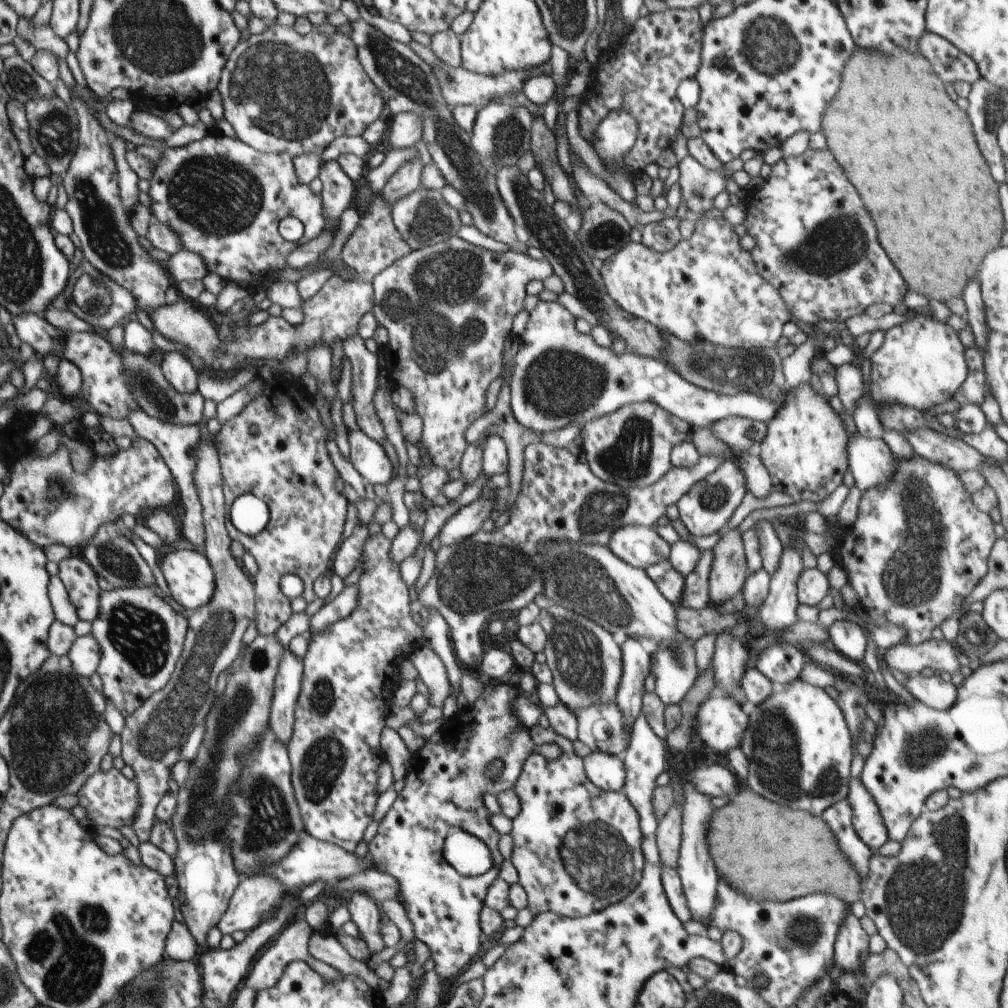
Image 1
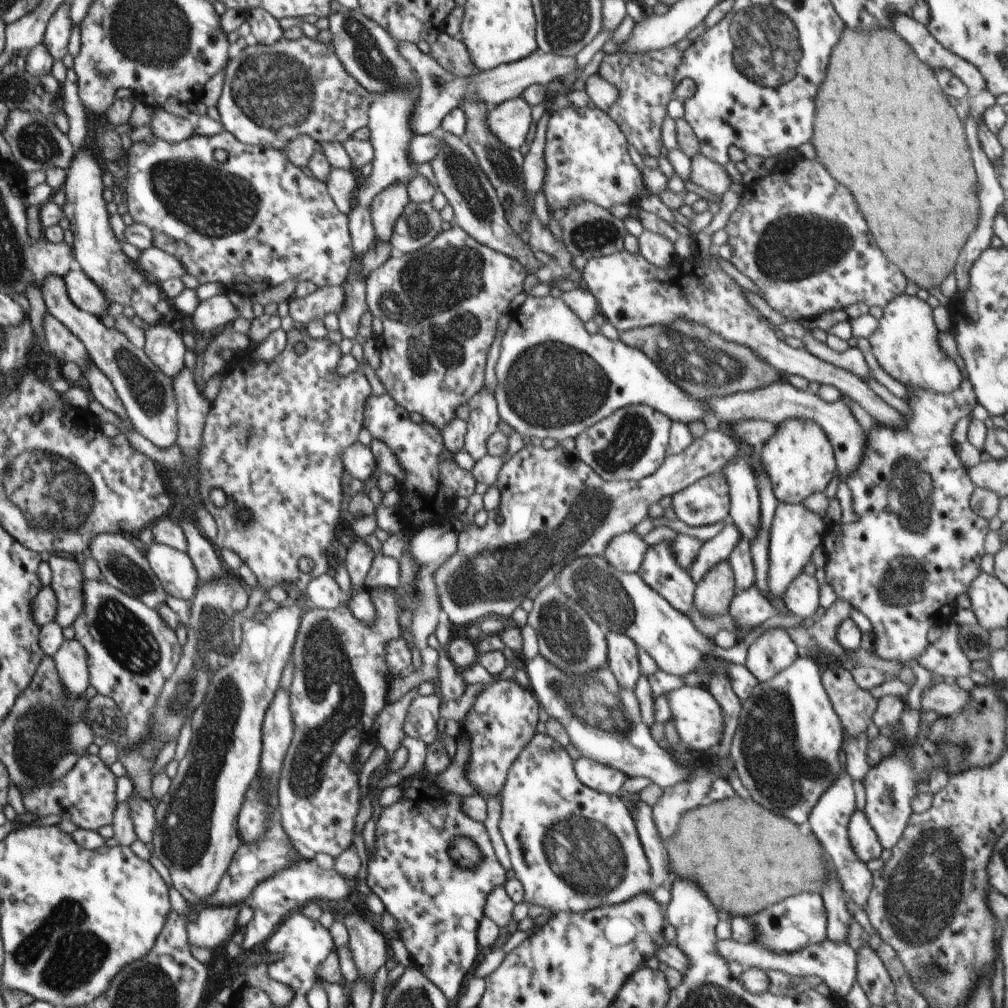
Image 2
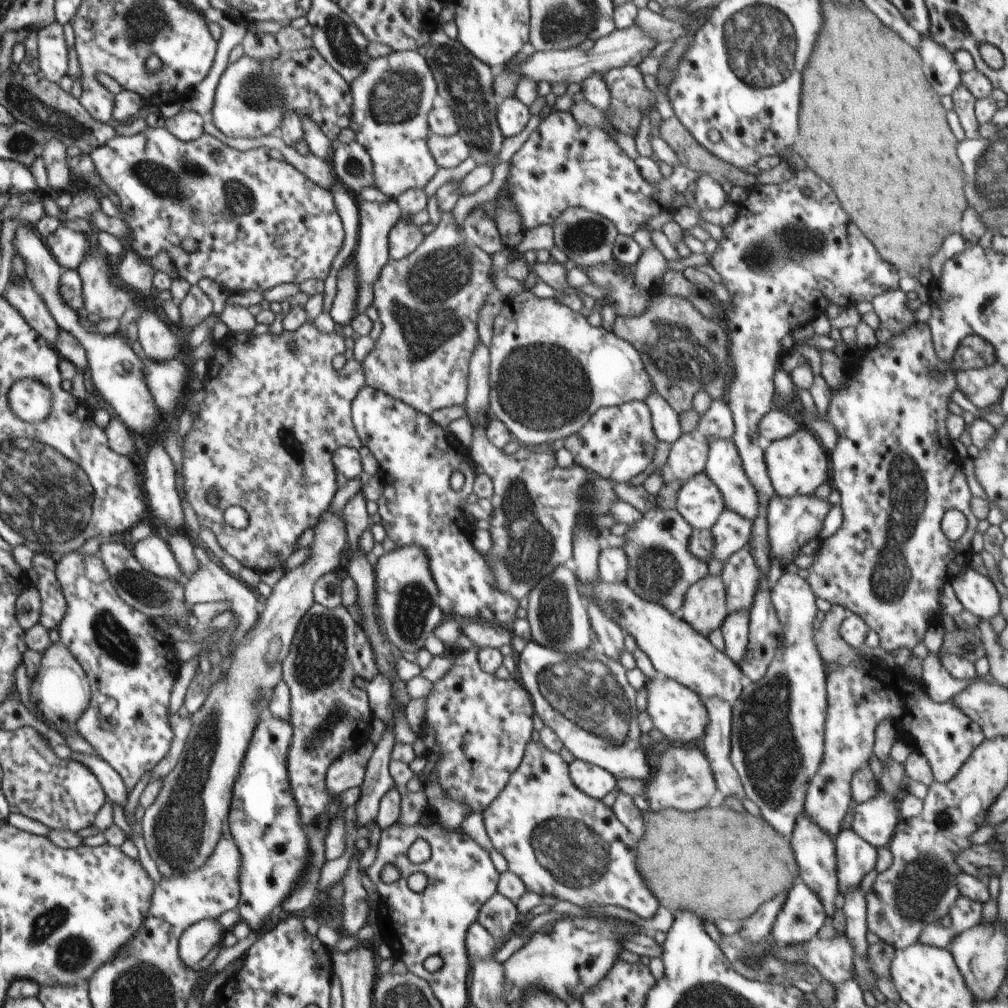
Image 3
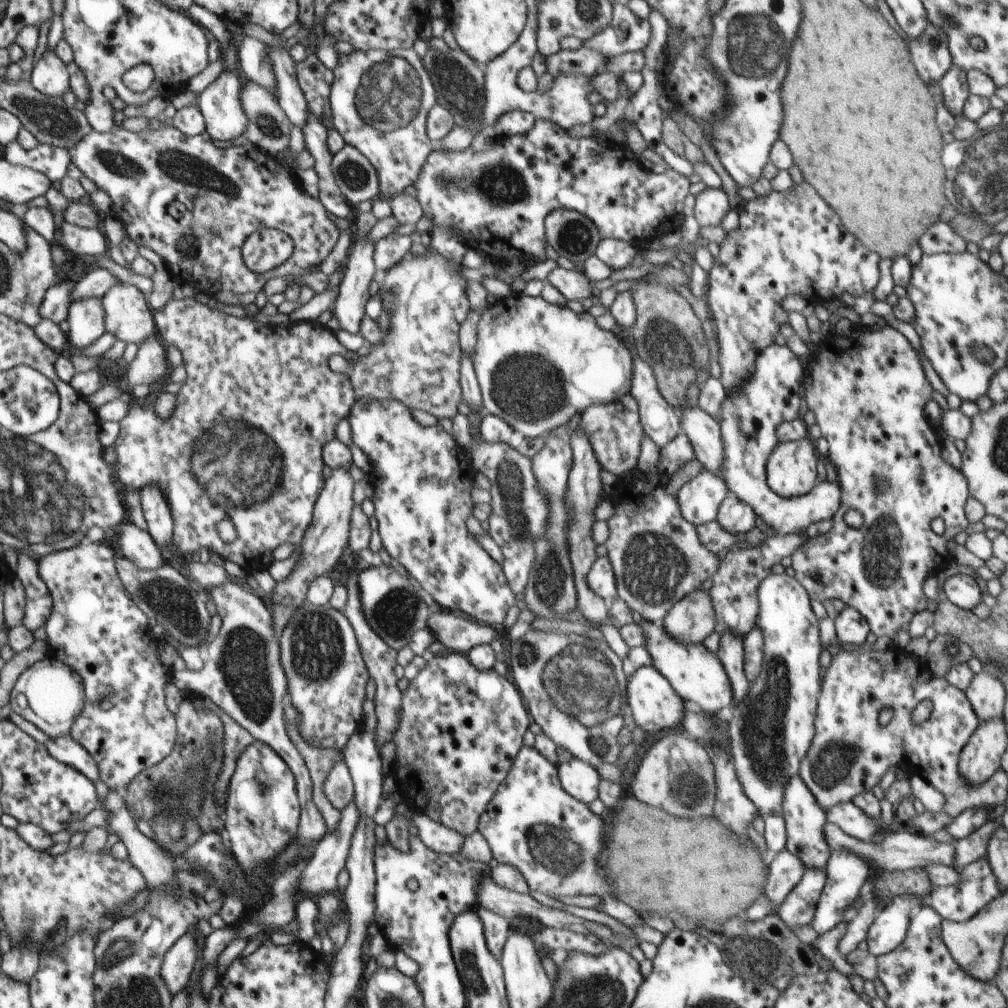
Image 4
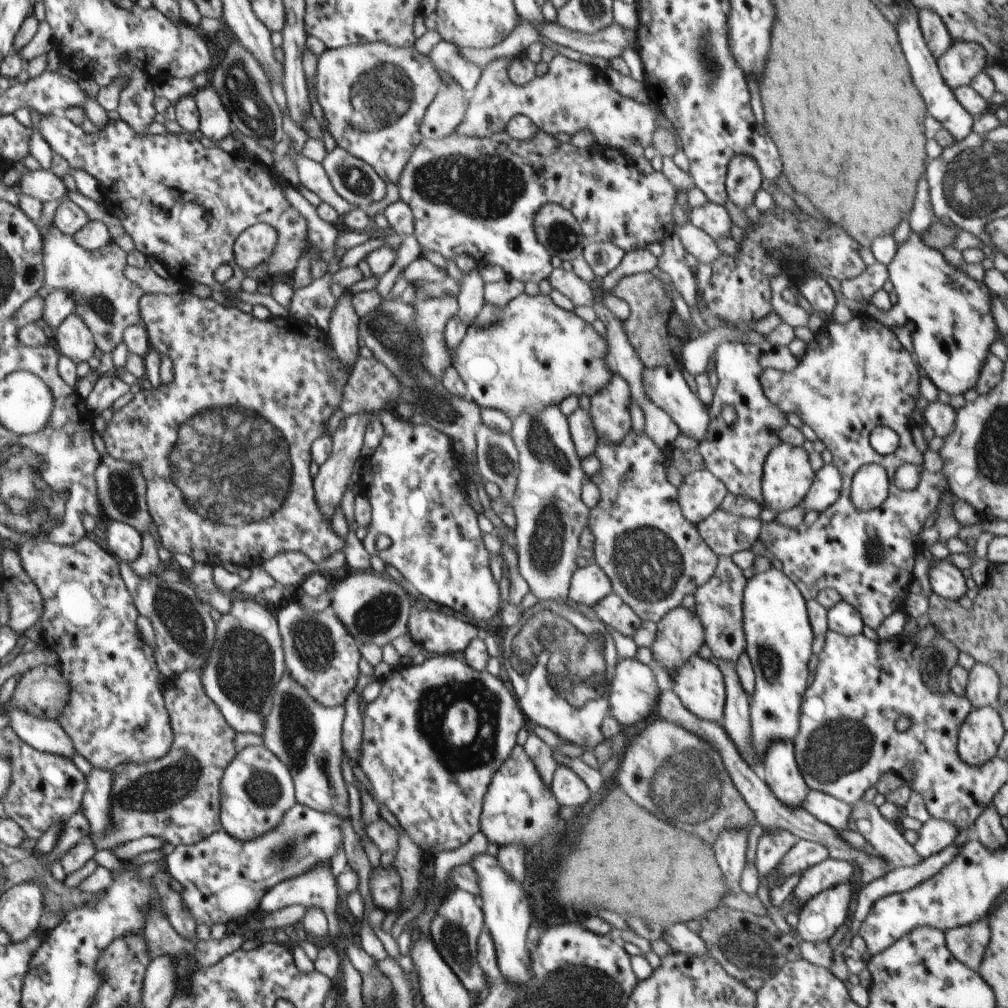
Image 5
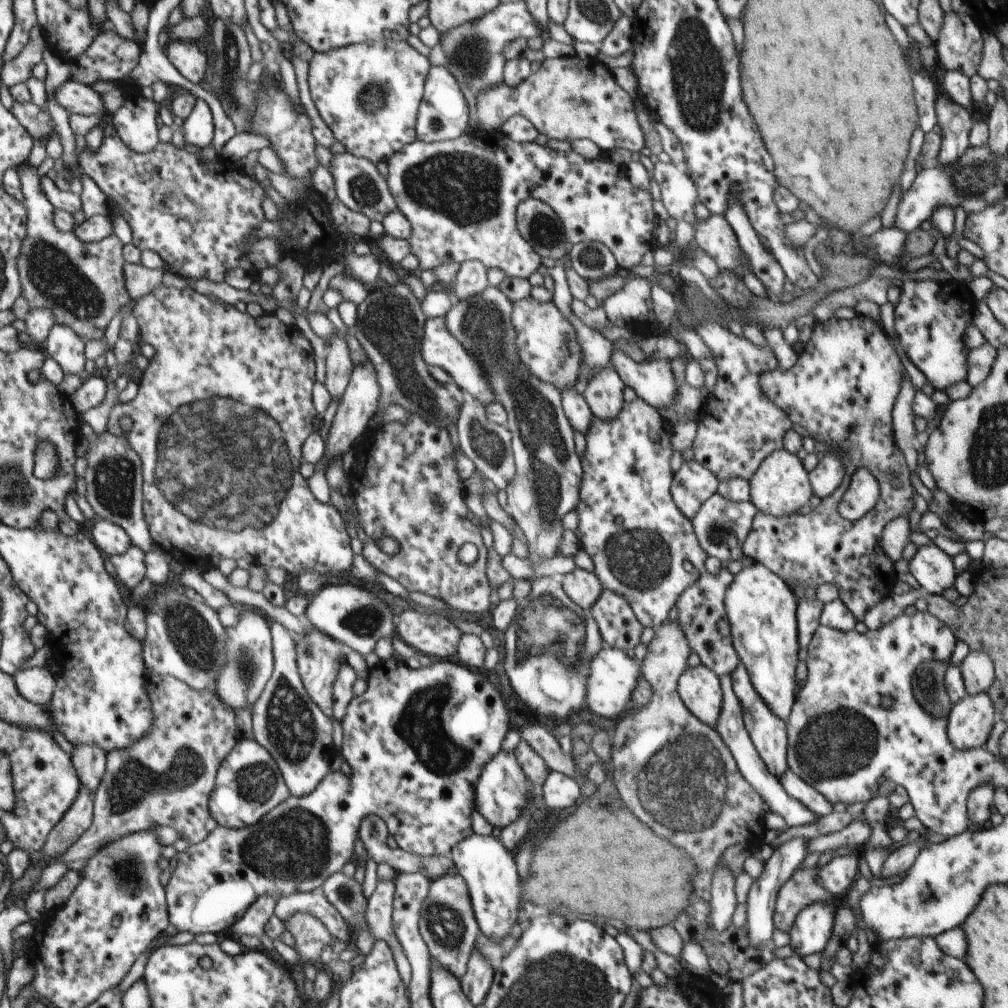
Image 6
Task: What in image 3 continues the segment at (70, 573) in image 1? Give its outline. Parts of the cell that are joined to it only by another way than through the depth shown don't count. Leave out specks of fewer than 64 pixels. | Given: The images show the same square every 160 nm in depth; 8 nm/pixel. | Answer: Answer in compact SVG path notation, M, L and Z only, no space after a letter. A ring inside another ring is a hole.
M37 553L32 564L38 572L36 588L41 596L41 617L39 622L48 630L56 628L68 612L68 600L65 599L57 577L57 562L49 554Z

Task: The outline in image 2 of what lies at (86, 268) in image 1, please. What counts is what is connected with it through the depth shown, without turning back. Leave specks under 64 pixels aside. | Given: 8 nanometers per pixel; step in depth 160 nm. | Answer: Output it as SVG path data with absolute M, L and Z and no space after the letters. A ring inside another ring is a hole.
M75 266L63 279L71 301L80 310L98 318L107 315L110 303L105 292L81 268Z

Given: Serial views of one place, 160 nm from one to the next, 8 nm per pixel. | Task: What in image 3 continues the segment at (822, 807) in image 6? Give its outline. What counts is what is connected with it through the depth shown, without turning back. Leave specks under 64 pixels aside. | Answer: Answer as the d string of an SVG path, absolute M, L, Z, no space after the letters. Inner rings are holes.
M881 788L879 789L870 800L857 806L854 821L851 825L852 829L877 849L886 846L891 841L901 818L898 806L899 797L895 798L892 794L883 791Z

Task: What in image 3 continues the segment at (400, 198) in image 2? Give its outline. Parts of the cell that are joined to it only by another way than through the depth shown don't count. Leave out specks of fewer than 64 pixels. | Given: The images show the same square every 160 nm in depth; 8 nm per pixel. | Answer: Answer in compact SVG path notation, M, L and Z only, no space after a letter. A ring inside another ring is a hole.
M363 198L359 203L359 235L357 247L352 256L357 264L359 274L359 299L357 300L357 315L363 313L365 308L373 302L372 285L376 282L378 274L389 261L389 240L388 233L392 227L403 218L397 200L392 198L388 202L370 201Z

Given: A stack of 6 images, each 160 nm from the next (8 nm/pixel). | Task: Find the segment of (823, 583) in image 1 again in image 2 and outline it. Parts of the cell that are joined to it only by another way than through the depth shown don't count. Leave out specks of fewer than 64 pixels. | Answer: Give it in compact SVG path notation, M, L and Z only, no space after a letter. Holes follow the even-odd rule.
M800 573L785 590L783 601L785 606L796 616L812 617L820 606L820 587L816 577Z

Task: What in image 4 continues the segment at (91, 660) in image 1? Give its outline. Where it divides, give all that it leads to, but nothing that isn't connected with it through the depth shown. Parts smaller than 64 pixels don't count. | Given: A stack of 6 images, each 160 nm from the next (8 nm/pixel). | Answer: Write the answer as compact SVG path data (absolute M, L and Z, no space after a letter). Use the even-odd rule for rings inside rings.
M48 656L24 670L10 694L13 712L31 722L48 737L69 736L72 722L84 708L84 686L79 674L55 657Z

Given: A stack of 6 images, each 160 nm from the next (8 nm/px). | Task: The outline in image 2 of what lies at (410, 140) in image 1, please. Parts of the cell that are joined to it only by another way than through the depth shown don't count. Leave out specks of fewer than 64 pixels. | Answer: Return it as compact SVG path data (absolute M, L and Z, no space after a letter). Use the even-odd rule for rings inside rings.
M398 41L401 55L417 70L421 78L419 92L412 109L411 129L414 135L432 135L438 132L443 118L461 102L483 102L489 107L501 102L520 97L533 84L547 85L555 78L575 73L575 57L563 57L557 54L534 51L530 56L513 63L502 63L497 67L480 71L468 76L453 75L440 66L440 63L430 54L422 53L416 43Z

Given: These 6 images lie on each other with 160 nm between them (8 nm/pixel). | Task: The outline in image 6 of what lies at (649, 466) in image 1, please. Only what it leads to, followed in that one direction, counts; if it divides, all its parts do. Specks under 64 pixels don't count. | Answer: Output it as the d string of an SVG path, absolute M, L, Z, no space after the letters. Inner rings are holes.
M608 366L598 370L590 380L584 391L583 398L593 416L602 420L614 420L620 410L624 394L624 382L616 374L616 370Z

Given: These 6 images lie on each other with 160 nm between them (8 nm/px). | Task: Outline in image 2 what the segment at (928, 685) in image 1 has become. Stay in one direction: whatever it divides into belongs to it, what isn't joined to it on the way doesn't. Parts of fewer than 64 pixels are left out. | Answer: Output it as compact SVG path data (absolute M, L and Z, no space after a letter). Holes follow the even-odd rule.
M940 682L924 689L921 693L921 711L933 711L933 715L947 717L955 715L969 701L969 692L956 683Z

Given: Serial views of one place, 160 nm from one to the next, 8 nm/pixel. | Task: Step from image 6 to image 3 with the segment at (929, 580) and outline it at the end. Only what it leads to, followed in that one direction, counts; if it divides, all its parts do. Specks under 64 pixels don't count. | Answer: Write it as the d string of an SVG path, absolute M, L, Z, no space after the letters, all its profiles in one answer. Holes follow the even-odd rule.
M970 565L950 581L958 600L966 611L989 621L1000 614L1000 597L994 582Z

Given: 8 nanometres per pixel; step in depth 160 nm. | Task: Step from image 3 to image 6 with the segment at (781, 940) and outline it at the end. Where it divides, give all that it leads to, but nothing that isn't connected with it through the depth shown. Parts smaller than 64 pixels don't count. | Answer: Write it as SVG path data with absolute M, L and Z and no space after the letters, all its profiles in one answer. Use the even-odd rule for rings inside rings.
M857 852L847 856L834 857L826 866L818 867L818 882L828 892L835 896L847 893L859 874L859 860Z

